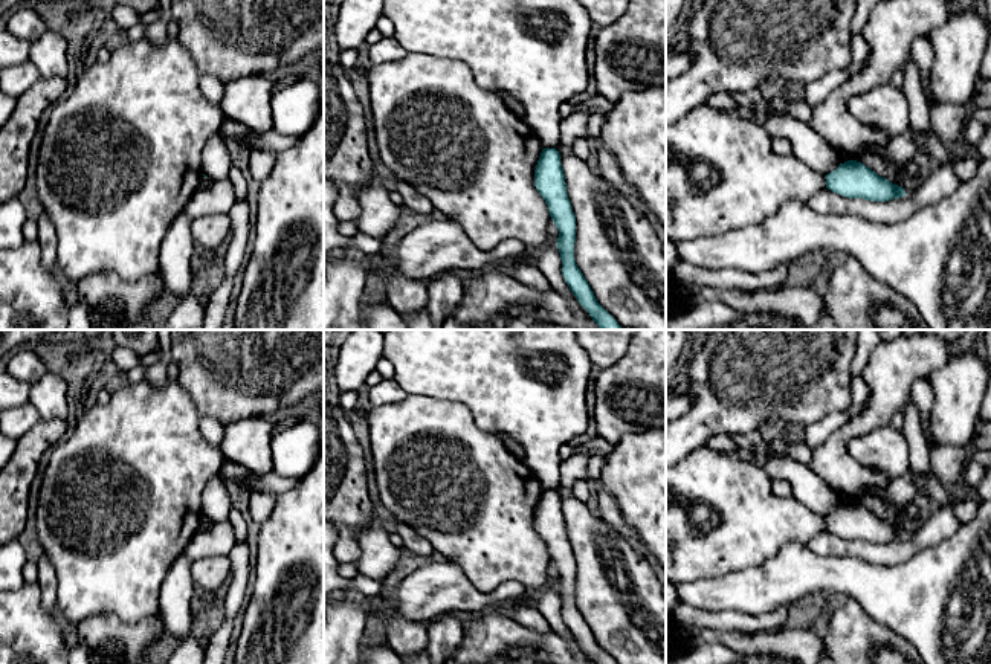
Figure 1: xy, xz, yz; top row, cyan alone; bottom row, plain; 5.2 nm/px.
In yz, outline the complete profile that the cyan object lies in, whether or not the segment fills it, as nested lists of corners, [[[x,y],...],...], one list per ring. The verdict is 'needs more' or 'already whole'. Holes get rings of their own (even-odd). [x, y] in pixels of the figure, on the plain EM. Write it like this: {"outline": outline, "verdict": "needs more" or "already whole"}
{"outline": [[[857,502],[840,505],[825,519],[828,531],[847,540],[889,543],[905,537],[902,528],[893,527]]], "verdict": "already whole"}

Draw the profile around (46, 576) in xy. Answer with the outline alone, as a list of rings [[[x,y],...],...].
[[[46,556],[38,560],[37,583],[41,589],[41,606],[49,612],[56,612],[56,574]]]

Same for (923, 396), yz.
[[[928,377],[915,380],[915,383],[912,386],[910,401],[918,408],[918,411],[921,414],[922,432],[924,432],[925,443],[927,443],[930,453],[931,453],[933,446],[931,446],[931,434],[930,434],[928,426],[930,426],[931,408],[935,403],[935,391],[931,388],[931,382]]]

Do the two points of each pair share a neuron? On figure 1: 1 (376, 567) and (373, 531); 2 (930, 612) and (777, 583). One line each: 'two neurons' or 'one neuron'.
1: one neuron
2: one neuron

